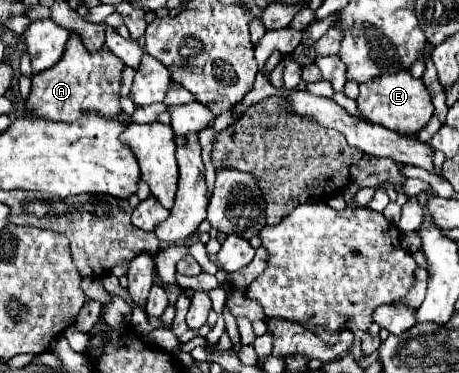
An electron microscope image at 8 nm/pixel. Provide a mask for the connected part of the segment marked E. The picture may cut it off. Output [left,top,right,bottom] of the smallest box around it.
[357,70,435,132]

